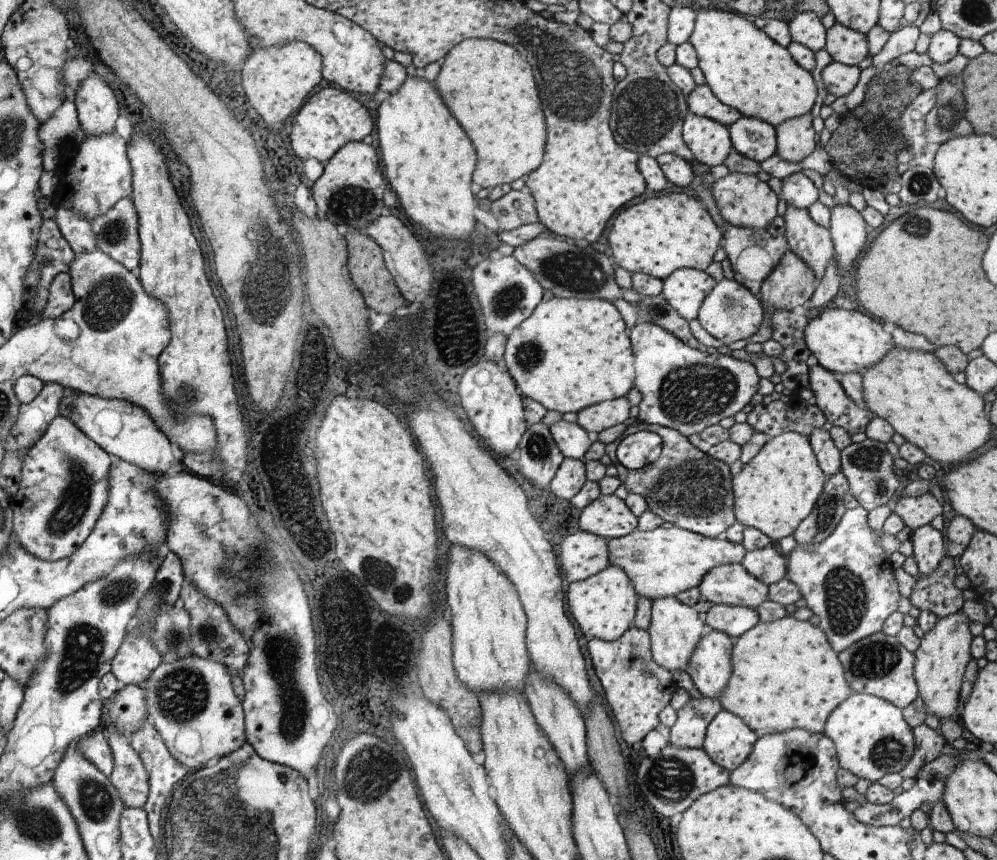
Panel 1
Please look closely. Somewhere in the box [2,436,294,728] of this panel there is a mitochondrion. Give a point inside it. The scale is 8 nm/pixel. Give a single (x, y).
(84, 645)

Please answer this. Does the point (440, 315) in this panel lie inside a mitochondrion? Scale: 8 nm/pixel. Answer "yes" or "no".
no

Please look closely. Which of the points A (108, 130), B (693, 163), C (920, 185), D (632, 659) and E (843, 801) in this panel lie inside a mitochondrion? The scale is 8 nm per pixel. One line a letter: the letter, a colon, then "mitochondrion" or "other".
A: other
B: other
C: mitochondrion
D: other
E: other

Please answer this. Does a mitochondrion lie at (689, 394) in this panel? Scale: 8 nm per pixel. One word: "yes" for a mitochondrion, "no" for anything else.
yes

